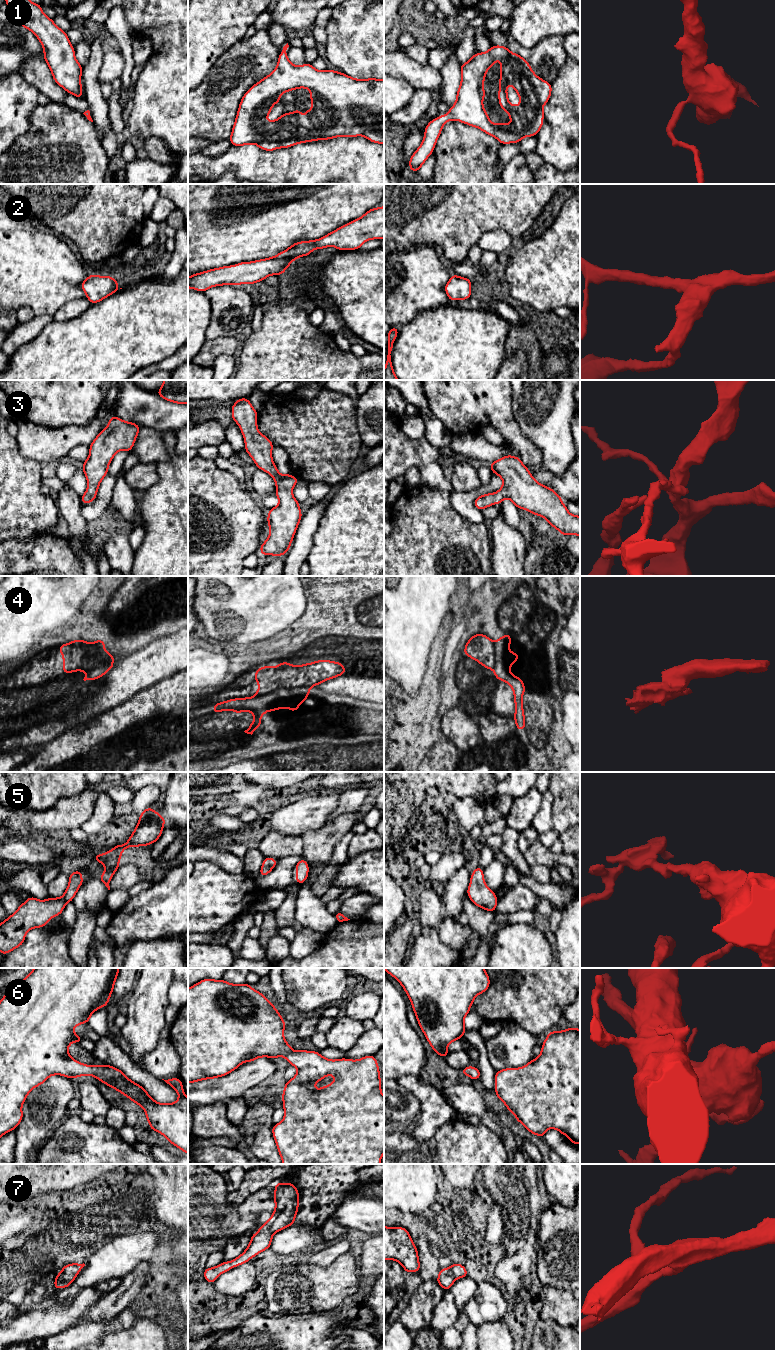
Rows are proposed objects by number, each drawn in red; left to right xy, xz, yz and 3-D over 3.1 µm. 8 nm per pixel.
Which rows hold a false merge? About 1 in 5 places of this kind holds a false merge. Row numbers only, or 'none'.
4

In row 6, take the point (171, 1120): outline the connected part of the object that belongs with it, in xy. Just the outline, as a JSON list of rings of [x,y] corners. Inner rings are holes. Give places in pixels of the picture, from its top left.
[[[34,968],[16,987],[5,992],[0,1000],[0,1137],[17,1128],[23,1119],[22,1104],[29,1092],[46,1082],[52,1075],[62,1075],[70,1079],[92,1075],[102,1083],[127,1096],[145,1110],[149,1130],[161,1133],[180,1150],[188,1154],[188,1098],[186,1097],[180,1078],[164,1080],[178,1094],[175,1103],[157,1103],[139,1084],[131,1081],[121,1070],[111,1065],[86,1065],[73,1059],[68,1053],[72,1042],[80,1044],[83,1039],[74,1033],[73,1028],[88,1023],[93,1012],[106,1007],[119,968]]]

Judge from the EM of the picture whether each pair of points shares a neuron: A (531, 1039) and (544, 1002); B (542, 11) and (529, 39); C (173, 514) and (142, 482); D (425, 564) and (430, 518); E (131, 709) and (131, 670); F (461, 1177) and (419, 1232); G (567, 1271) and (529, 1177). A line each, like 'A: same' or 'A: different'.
A: different
B: same
C: different
D: same
E: different
F: same
G: different

